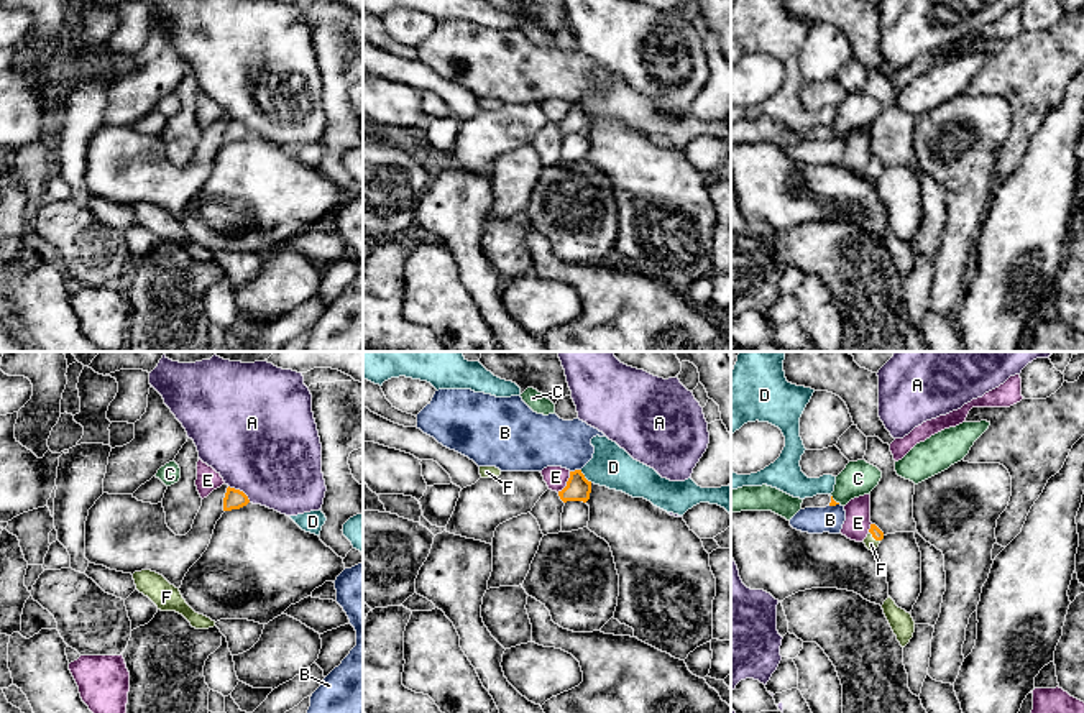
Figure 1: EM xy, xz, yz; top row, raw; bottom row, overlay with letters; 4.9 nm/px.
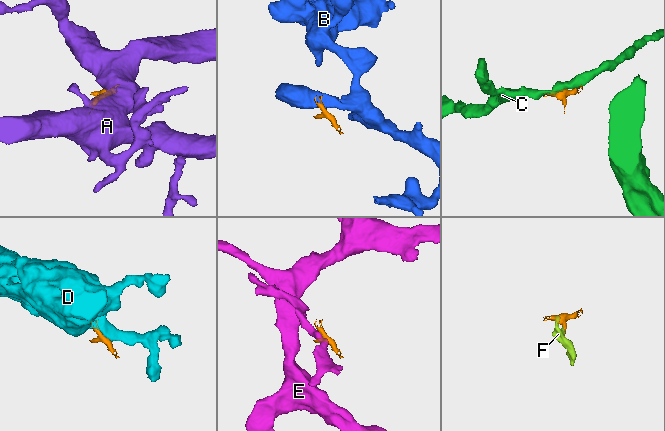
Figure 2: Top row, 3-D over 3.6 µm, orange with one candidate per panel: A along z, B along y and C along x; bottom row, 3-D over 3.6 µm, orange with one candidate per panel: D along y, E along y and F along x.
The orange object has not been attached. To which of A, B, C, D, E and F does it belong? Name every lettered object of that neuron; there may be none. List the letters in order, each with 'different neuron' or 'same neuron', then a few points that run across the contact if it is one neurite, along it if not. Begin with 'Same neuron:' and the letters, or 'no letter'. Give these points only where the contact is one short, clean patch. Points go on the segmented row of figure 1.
Same neuron: F
A: different neuron | xy (229, 485), (240, 490), (250, 501)
B: different neuron | xz (580, 469), (570, 472)
C: different neuron | yz (831, 495), (840, 503)
D: different neuron | xz (580, 470), (592, 482)
E: different neuron | xz (570, 472), (565, 485), (557, 492)
F: same neuron | yz (877, 534), (874, 538), (869, 541)

